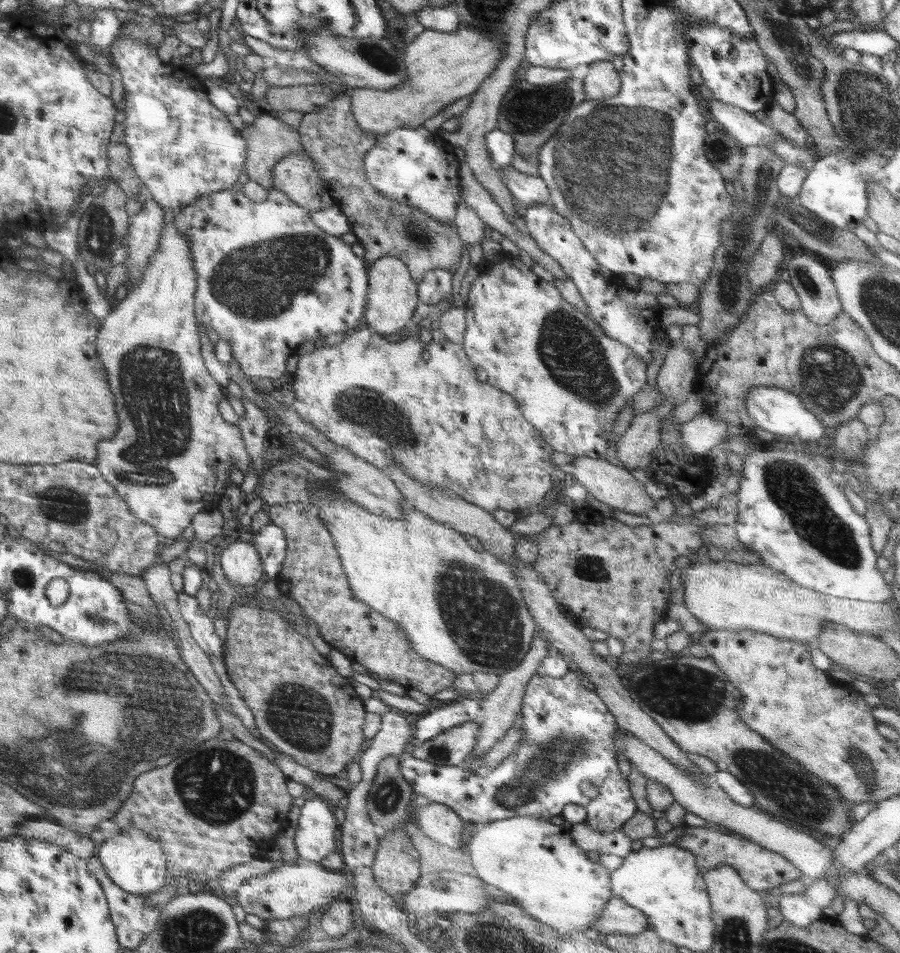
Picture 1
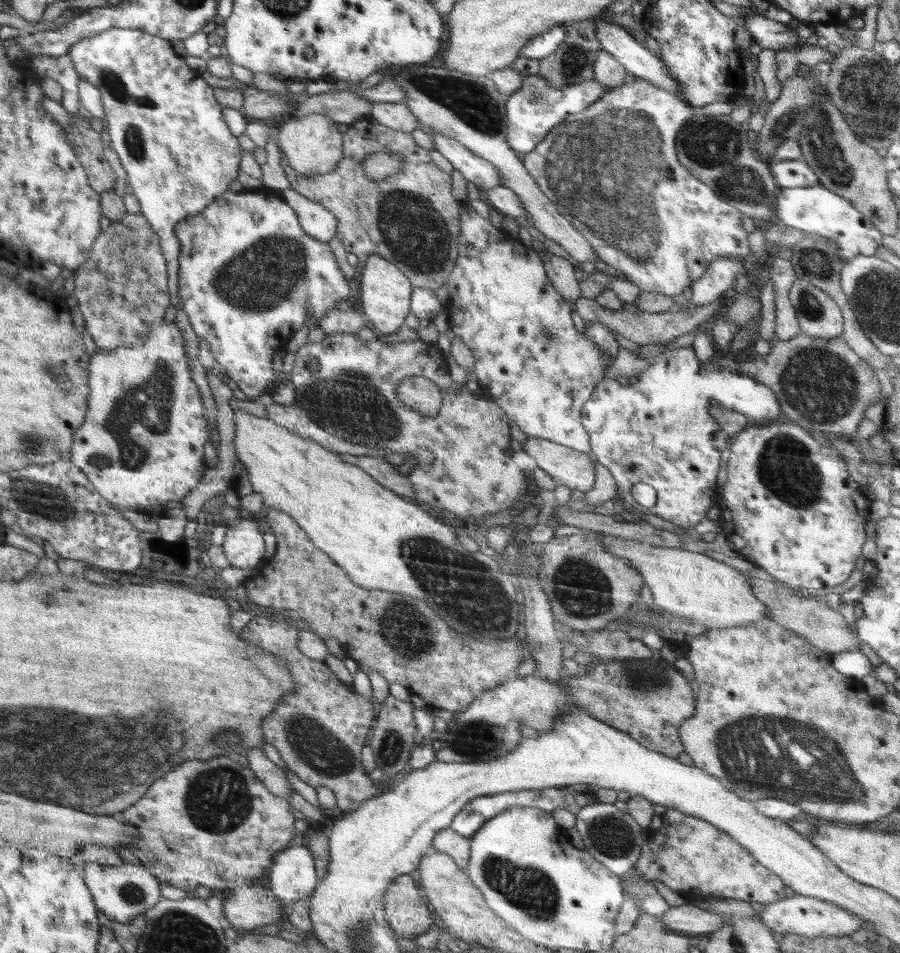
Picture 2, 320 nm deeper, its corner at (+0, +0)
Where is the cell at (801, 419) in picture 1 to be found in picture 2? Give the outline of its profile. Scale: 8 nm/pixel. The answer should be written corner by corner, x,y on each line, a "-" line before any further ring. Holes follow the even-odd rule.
693,347
673,350
666,348
628,385
622,385
617,379
604,379
595,386
589,399
583,404
581,423
588,431
594,458
610,471
616,481
617,497
622,498
634,512
656,515
683,530
691,529
707,518
707,513
714,507
716,500
715,489
718,486
717,475
721,465
720,452
727,448
731,441
720,423
711,416
710,400
718,400
722,407
756,420
774,420
782,413
776,395
768,386
748,374
718,365
715,358
710,358
709,363
700,364
-
638,482
656,489
657,502
652,508
642,508
634,502
630,491

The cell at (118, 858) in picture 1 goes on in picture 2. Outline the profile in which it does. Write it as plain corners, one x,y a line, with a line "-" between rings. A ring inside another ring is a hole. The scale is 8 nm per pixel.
88,861
80,864
80,867
88,890
94,898
95,906
99,907
100,912
108,916
110,921
116,920
128,924
135,916
146,913
148,909
158,904
162,898
160,882
142,864
136,866
123,862
120,866
110,866

